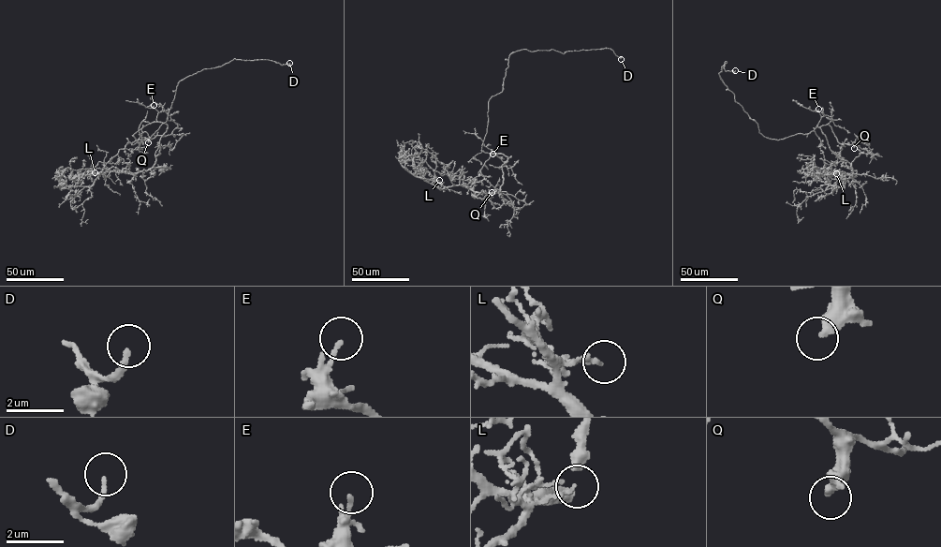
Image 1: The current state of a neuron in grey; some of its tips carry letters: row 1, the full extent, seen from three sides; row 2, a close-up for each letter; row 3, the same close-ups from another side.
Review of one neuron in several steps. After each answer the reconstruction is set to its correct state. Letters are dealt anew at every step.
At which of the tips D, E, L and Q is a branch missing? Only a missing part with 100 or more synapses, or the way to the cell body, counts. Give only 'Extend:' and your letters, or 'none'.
Extend: D

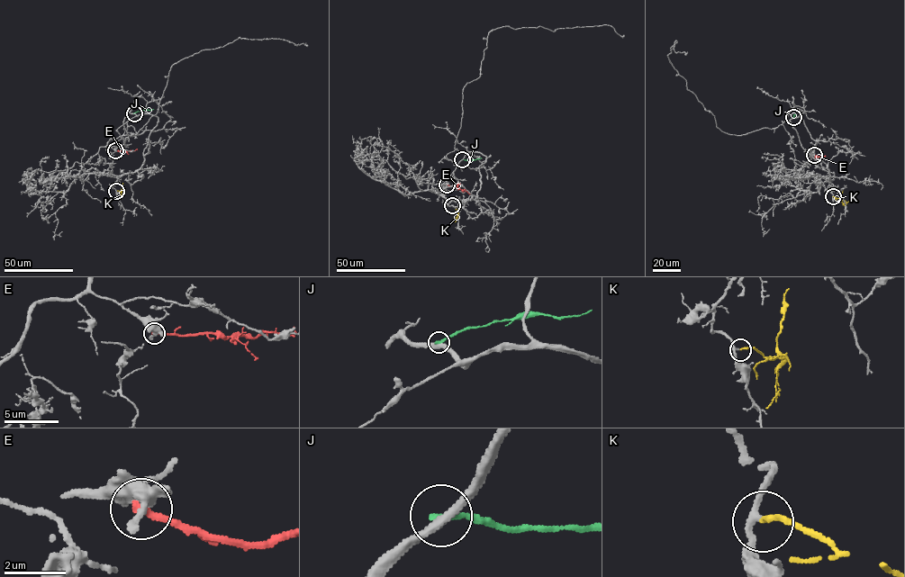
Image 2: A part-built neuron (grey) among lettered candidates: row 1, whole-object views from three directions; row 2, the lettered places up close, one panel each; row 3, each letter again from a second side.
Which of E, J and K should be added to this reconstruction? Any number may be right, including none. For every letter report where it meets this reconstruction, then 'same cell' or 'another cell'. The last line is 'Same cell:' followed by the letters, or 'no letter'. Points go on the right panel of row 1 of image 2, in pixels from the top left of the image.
E: contact (814, 155); another cell
J: contact (793, 117); another cell
K: contact (833, 196); same cell
Same cell: K

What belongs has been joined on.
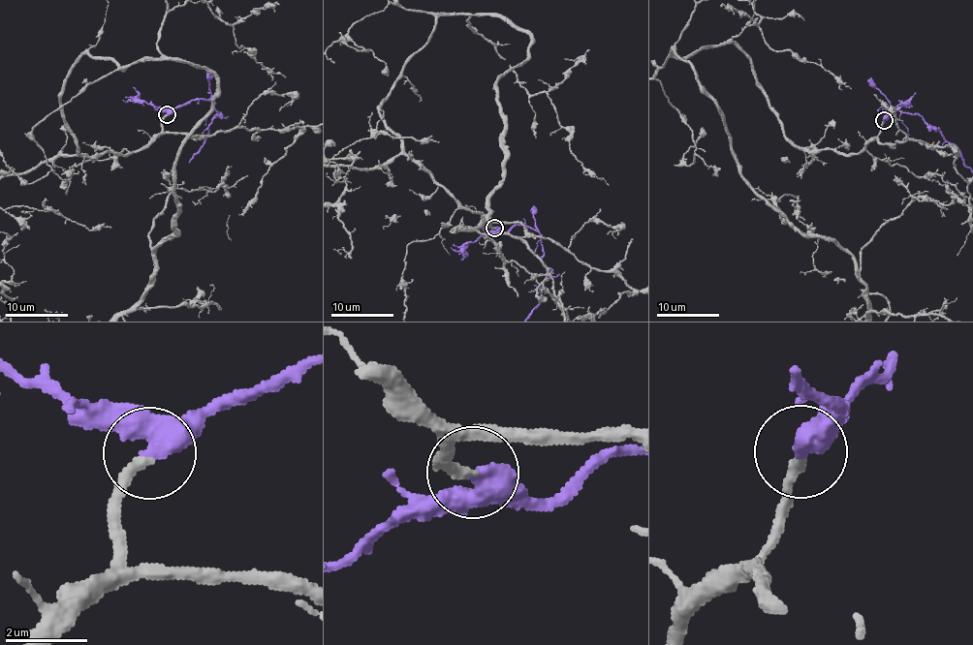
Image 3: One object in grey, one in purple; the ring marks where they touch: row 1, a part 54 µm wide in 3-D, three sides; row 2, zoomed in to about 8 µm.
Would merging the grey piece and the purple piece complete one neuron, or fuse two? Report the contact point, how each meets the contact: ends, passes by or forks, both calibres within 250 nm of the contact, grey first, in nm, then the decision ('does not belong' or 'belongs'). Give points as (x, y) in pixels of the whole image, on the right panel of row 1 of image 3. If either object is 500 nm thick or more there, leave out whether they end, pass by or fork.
place (884, 120); grey ends; purple passes by; calibres 280 and 400 nm; belongs

